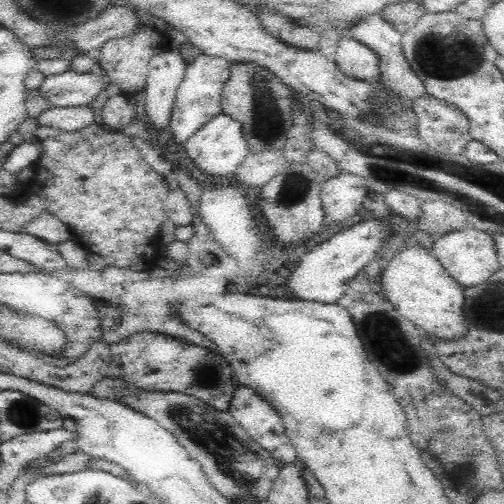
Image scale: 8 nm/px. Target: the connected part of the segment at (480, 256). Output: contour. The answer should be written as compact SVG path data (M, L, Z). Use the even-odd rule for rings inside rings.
M469 225L432 240L429 250L448 275L462 287L480 284L501 269L491 234Z

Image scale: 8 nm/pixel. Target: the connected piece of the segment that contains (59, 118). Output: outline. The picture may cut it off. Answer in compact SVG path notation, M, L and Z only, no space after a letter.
M70 106L51 107L40 116L34 117L34 121L39 127L51 127L66 132L74 132L90 127L95 122L99 122L97 107Z

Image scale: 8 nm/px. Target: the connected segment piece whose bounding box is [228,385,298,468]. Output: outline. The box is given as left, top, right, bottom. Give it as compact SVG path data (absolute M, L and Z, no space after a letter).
M244 385L237 387L230 401L228 412L246 430L246 433L250 435L254 442L257 442L274 457L276 465L280 468L298 460L291 440L285 435L282 417L279 416L279 413L272 405L268 404L261 396L258 396L251 388Z

